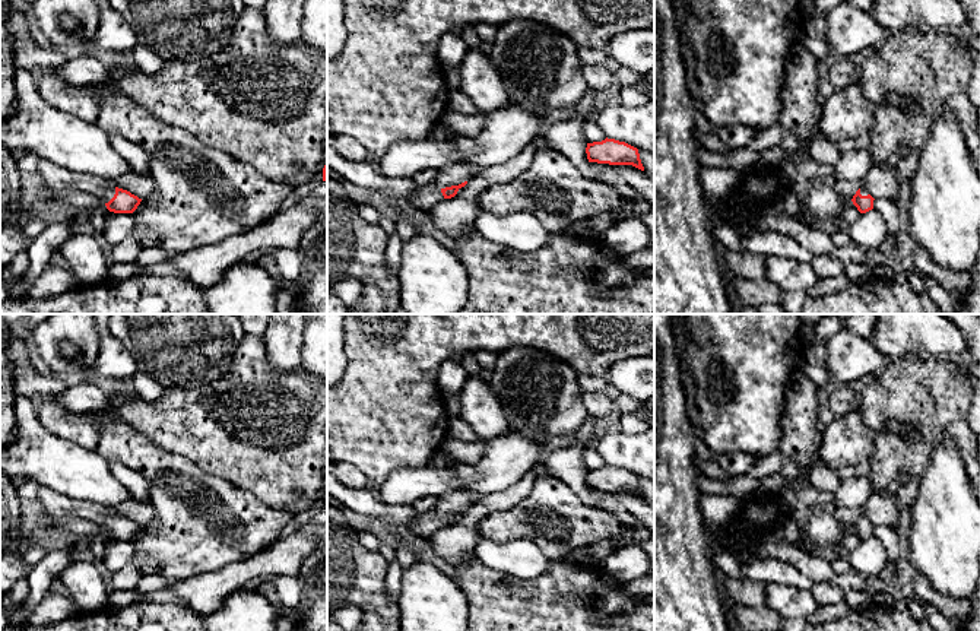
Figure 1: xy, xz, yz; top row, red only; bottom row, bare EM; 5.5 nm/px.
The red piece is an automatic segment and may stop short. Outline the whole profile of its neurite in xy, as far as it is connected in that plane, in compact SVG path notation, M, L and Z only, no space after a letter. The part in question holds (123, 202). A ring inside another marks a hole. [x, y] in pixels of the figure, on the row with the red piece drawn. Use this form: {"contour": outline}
{"contour": "M38 158L37 171L54 191L74 188L91 193L114 213L133 213L142 202L130 191L114 187L110 180L64 169L42 158Z"}

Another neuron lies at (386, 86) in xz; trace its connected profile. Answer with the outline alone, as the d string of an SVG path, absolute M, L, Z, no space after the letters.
M345 0L345 4L348 39L340 56L327 60L327 134L356 139L377 162L397 142L429 137L447 110L450 91L437 48L440 38L457 26L478 22L499 26L526 19L556 28L577 47L608 50L615 37L654 25L654 0Z

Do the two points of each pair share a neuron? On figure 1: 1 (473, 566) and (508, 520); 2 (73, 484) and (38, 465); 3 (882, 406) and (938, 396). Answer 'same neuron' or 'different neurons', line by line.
1: different neurons
2: same neuron
3: same neuron

